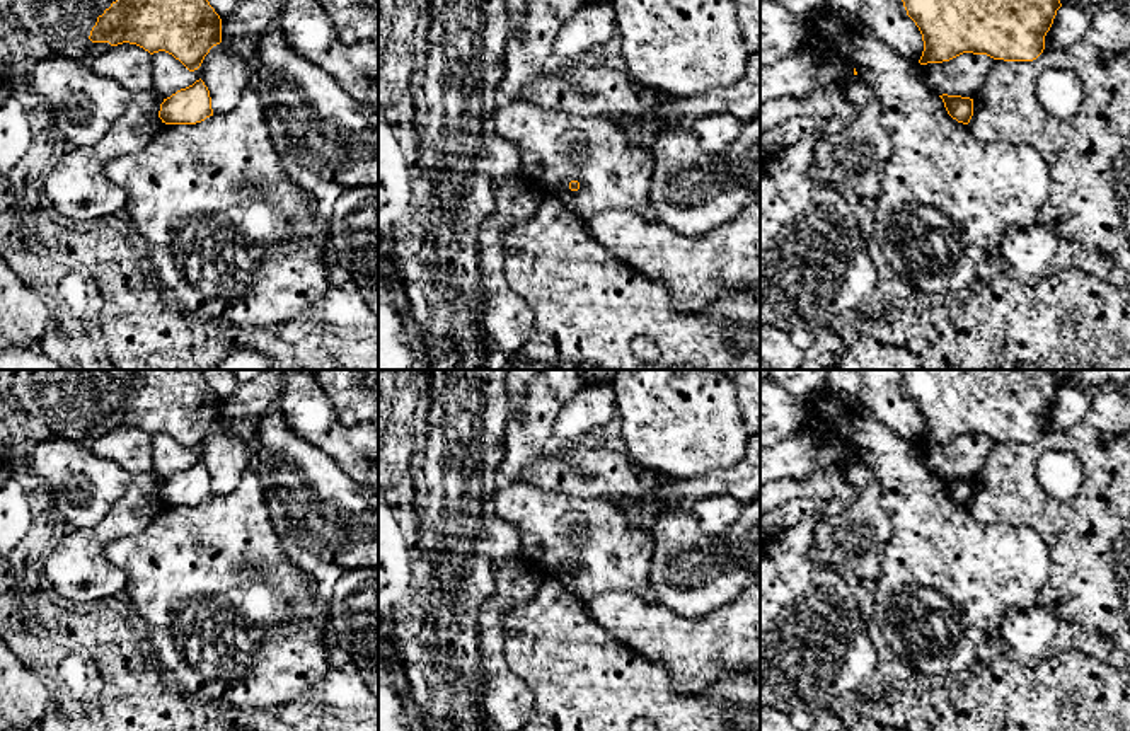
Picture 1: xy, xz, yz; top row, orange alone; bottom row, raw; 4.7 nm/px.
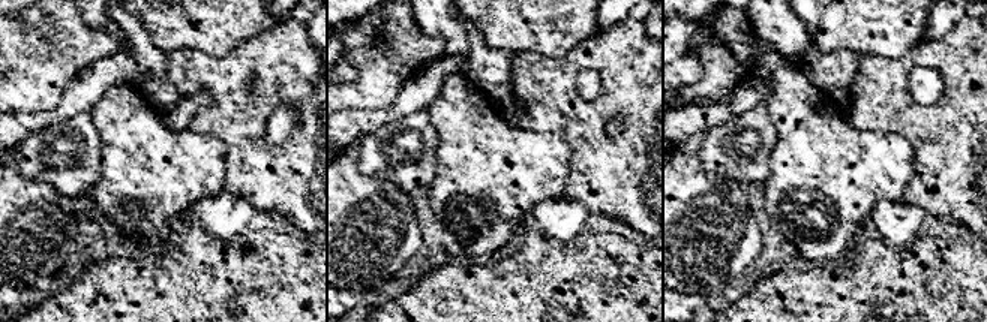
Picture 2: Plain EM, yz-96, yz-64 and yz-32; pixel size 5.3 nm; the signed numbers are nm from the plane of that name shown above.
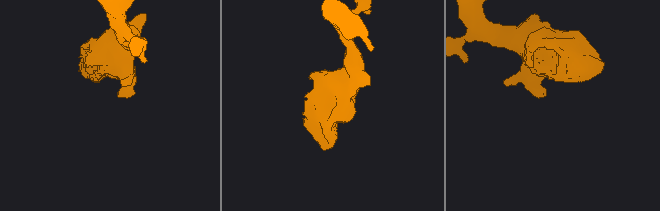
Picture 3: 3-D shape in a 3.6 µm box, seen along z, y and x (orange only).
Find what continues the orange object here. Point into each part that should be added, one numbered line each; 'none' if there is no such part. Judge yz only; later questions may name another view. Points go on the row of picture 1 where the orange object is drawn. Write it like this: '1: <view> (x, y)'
none

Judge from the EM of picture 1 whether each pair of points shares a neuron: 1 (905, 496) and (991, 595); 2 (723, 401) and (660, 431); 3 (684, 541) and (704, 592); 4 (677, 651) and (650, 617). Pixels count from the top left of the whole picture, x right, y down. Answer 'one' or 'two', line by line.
1: one
2: one
3: one
4: one

